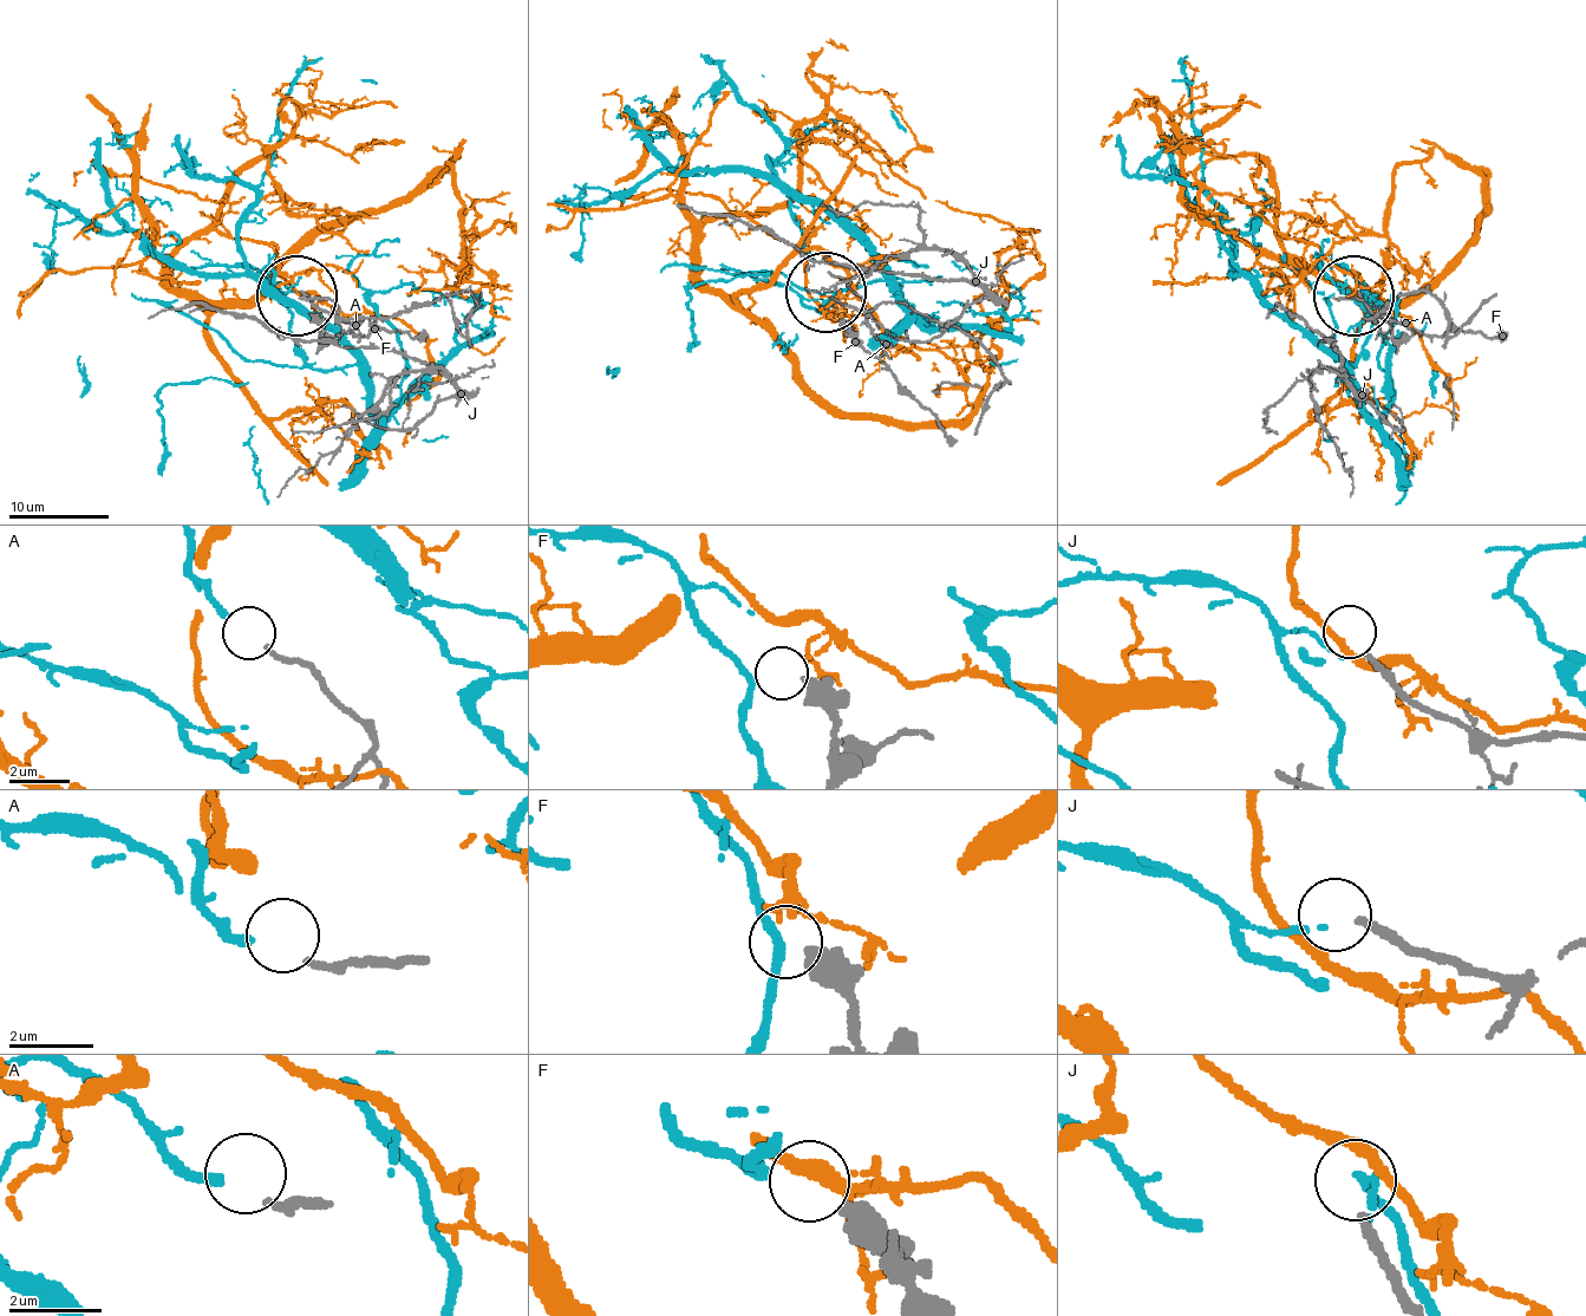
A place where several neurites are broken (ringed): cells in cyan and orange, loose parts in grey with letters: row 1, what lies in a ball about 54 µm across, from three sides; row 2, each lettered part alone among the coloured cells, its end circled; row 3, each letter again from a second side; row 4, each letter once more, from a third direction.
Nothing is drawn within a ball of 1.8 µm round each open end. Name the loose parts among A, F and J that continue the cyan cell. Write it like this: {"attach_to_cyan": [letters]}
{"attach_to_cyan": ["A"]}

